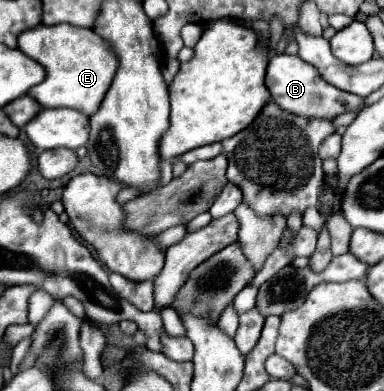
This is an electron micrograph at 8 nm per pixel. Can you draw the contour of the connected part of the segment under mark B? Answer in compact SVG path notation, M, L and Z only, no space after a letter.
M274 54L270 58L268 70L266 70L266 88L270 90L272 100L280 108L292 114L310 116L310 118L336 118L348 110L360 110L364 102L360 96L354 96L330 86L320 78L314 66L300 60L300 56L290 56L290 54Z

